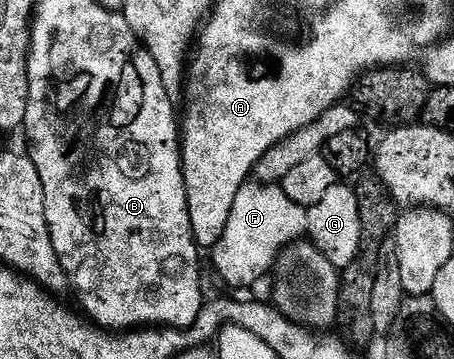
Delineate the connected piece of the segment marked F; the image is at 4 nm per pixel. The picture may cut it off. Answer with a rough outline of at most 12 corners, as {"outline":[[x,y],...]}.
{"outline":[[248,179],[211,248],[248,287],[306,233],[306,207]]}

